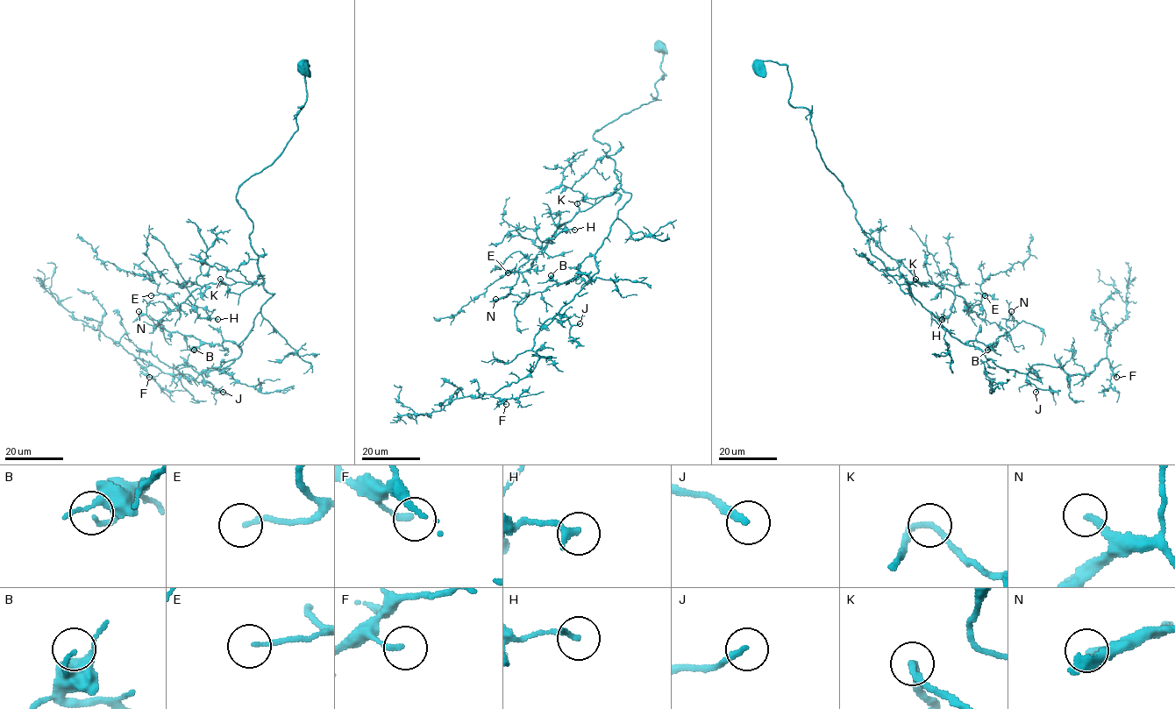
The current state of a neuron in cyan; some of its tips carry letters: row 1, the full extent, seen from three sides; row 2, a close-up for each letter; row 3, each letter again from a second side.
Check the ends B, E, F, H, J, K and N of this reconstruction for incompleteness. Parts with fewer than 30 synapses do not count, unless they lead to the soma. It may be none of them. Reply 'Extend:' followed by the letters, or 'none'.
Extend: E, J, N

